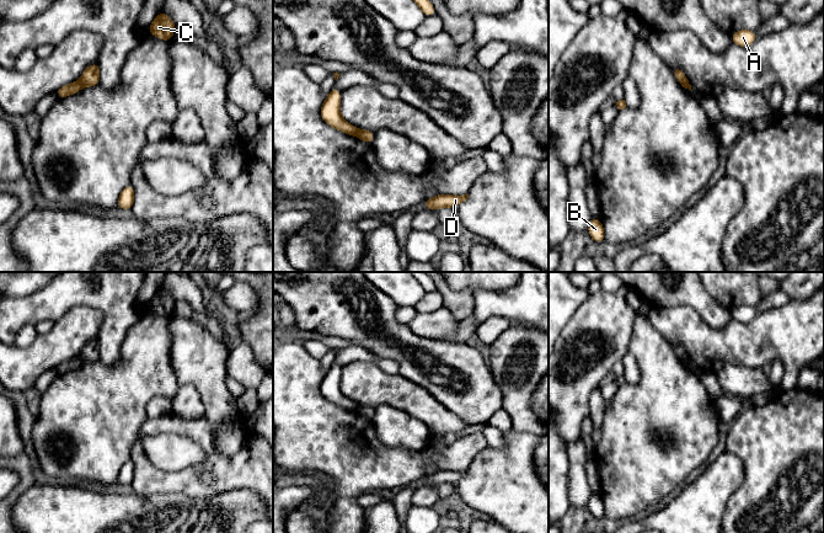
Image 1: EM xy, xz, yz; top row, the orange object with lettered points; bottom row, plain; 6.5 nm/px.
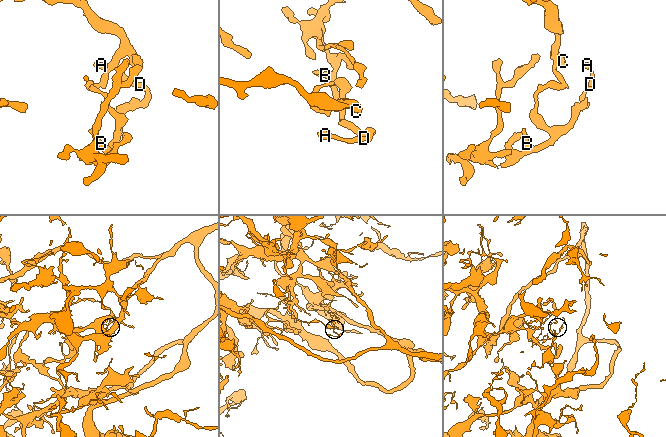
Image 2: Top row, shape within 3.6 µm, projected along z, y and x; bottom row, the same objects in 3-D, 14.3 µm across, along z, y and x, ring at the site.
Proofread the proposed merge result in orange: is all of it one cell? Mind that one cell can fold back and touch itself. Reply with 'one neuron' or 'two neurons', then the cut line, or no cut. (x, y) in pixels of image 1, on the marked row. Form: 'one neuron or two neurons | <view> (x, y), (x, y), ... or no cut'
two neurons | xz (359, 129), (356, 136)

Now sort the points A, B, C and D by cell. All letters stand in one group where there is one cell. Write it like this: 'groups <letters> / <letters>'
groups A B D / C

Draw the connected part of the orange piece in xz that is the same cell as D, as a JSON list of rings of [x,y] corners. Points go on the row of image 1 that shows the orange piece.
[[[439,193],[434,198],[424,199],[424,209],[438,210],[443,207],[454,208],[460,203],[465,202],[469,198],[469,194],[455,196],[455,194],[442,194]]]

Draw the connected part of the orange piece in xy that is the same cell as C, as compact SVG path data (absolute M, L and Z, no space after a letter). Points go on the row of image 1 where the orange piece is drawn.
M160 12L149 26L149 34L168 42L175 33L176 23L165 14Z

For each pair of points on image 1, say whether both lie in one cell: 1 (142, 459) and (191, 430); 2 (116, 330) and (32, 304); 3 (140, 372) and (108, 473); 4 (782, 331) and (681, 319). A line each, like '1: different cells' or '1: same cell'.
1: same cell
2: same cell
3: same cell
4: same cell

